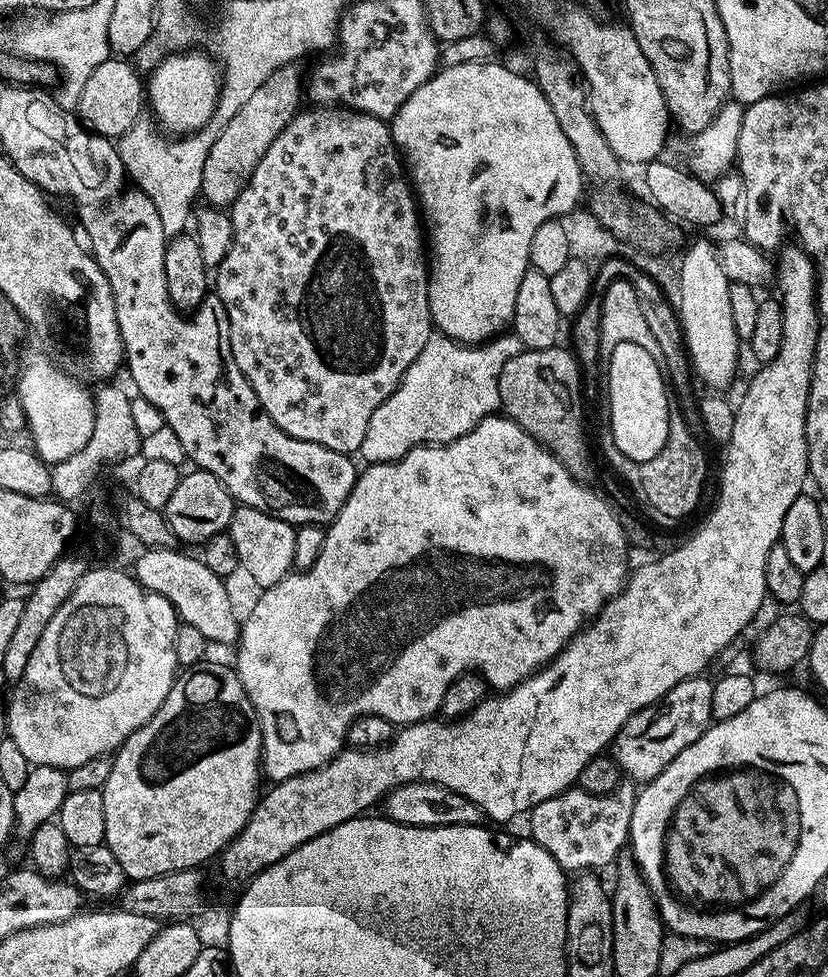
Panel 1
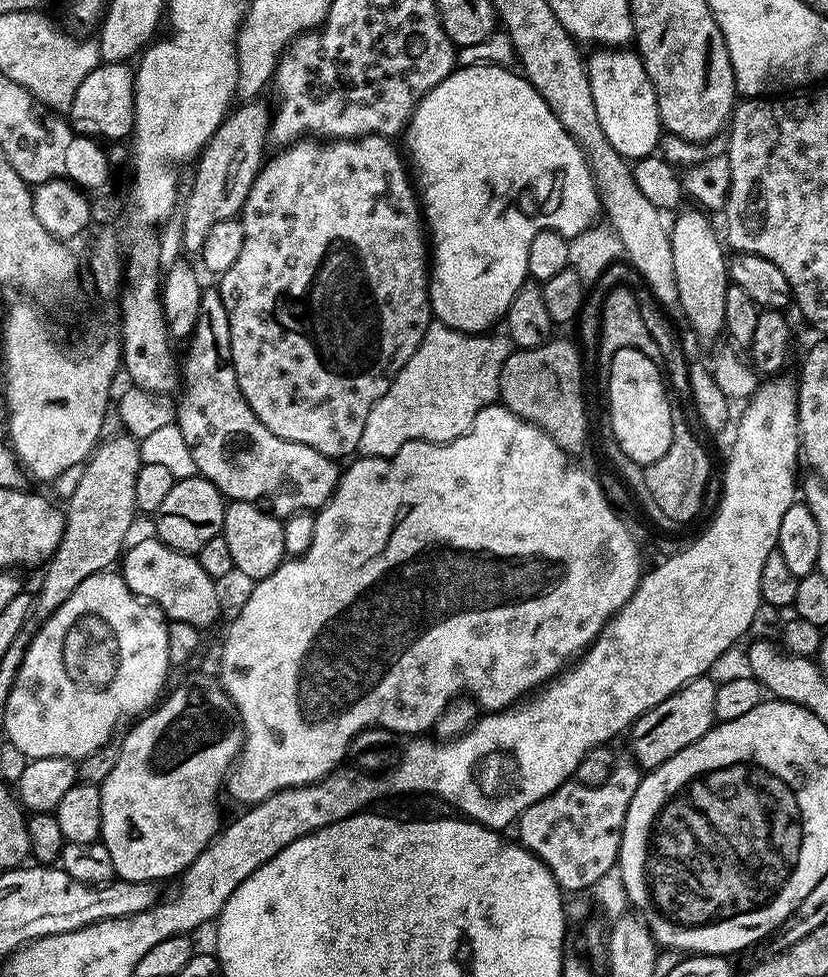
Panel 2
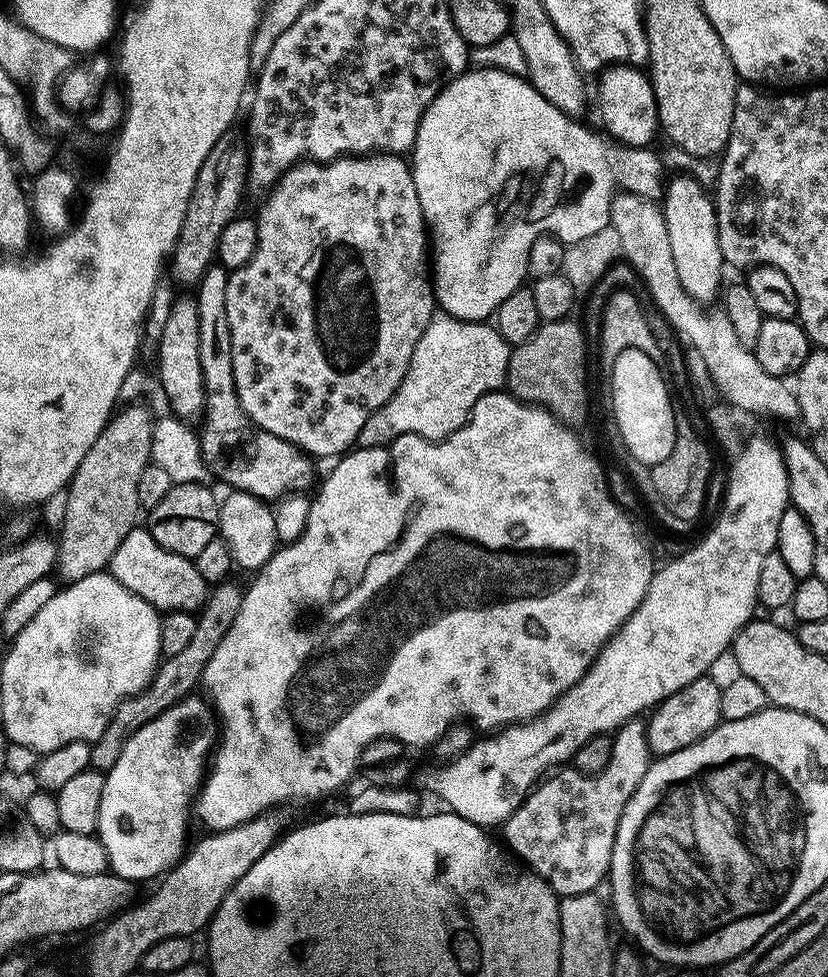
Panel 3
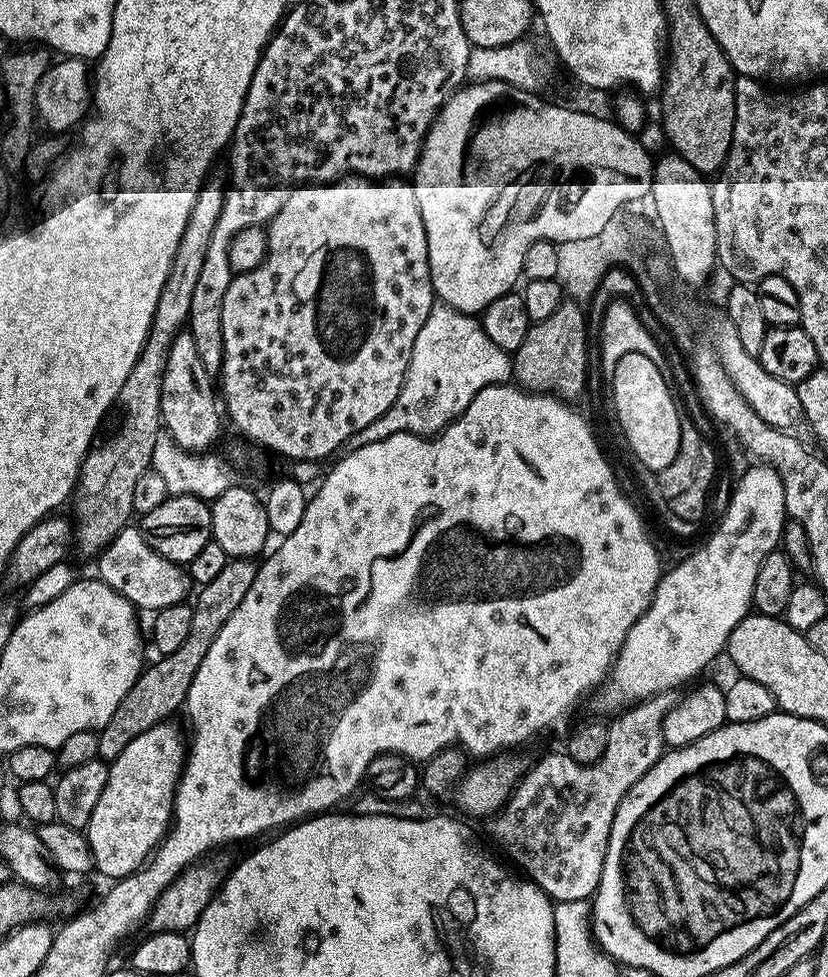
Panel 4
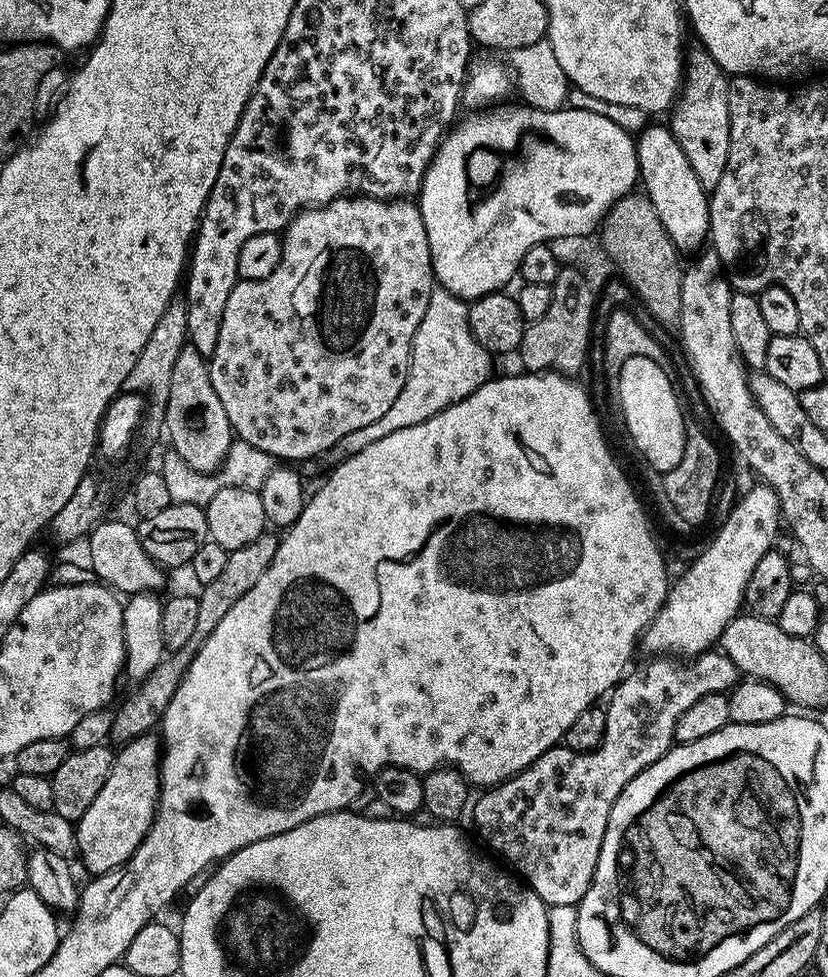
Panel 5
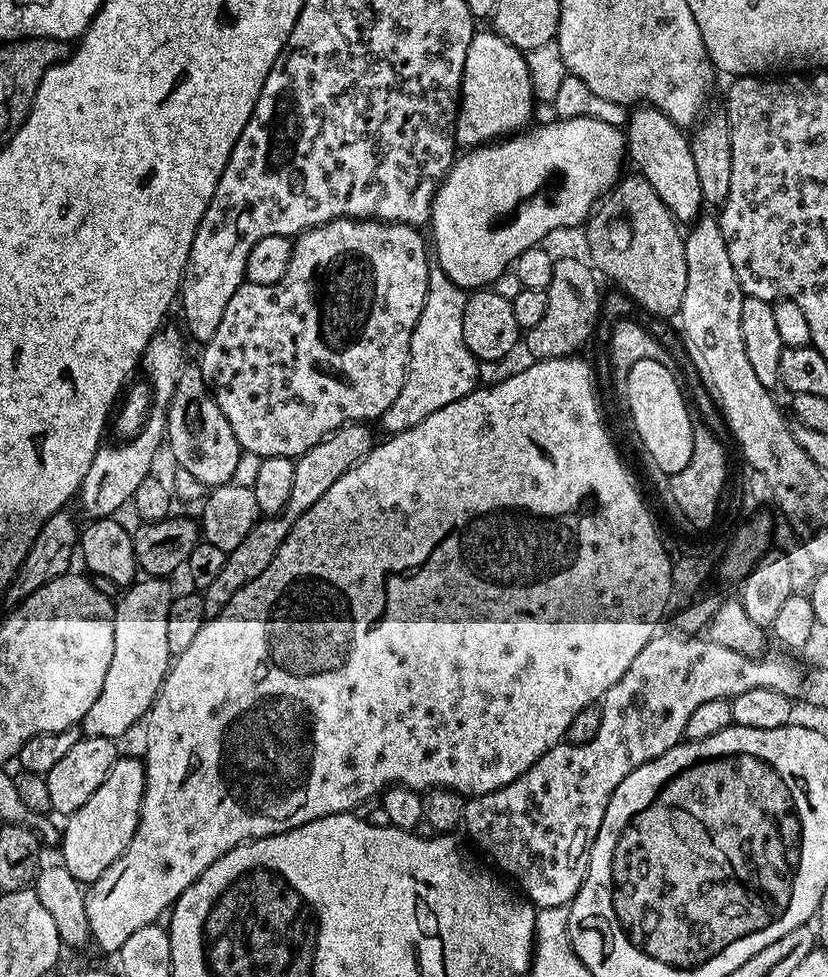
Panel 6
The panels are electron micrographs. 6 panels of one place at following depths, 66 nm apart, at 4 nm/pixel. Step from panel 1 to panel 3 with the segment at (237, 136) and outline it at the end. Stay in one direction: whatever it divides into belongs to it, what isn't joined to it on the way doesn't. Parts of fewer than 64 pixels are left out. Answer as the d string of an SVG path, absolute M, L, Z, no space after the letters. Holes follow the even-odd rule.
M229 134L214 142L214 150L202 162L202 170L198 170L198 178L194 182L194 190L190 194L190 202L186 210L186 218L182 218L182 230L176 239L170 257L172 280L181 284L181 289L192 290L204 279L204 273L213 267L217 259L216 247L220 241L222 230L227 224L237 219L240 199L246 193L248 179L248 149L243 139L235 140Z

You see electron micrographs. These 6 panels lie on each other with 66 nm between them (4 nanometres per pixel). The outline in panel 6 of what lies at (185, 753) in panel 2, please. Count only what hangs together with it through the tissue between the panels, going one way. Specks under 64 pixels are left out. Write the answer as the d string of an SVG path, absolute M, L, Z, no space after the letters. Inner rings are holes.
M121 755L114 762L114 766L106 774L106 782L94 790L93 796L85 802L83 806L78 806L72 816L67 817L66 823L62 828L62 843L58 851L64 855L62 866L74 874L81 884L91 886L103 872L115 862L118 857L124 853L126 846L136 833L136 827L140 821L140 803L144 797L144 761L132 756Z

